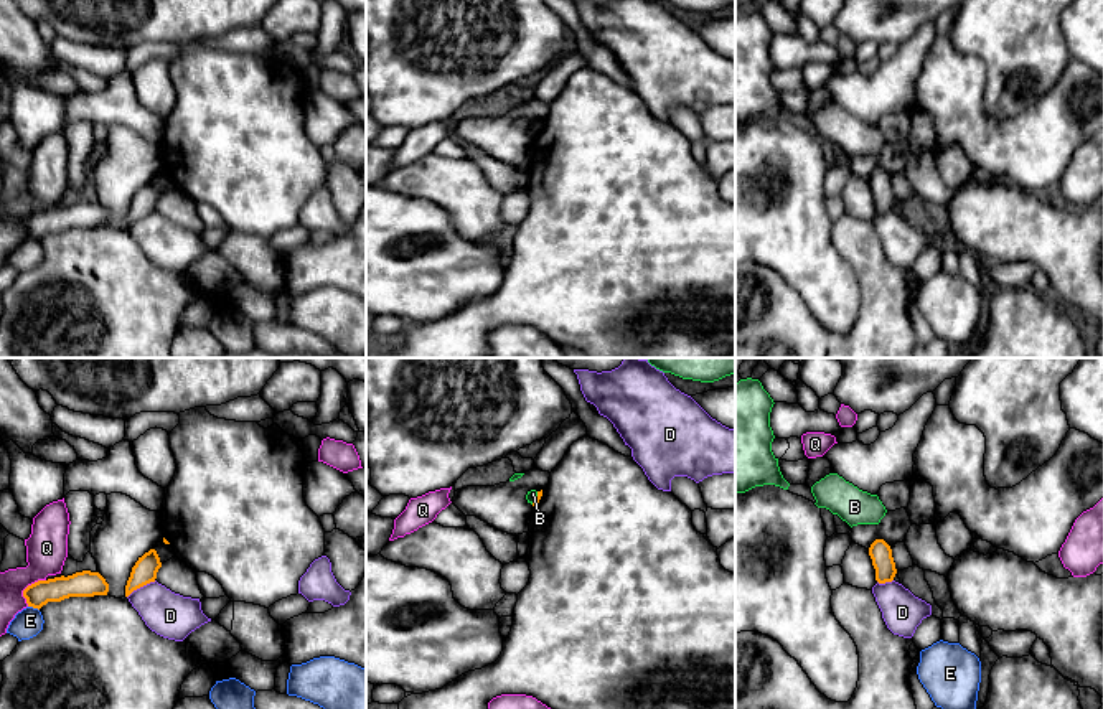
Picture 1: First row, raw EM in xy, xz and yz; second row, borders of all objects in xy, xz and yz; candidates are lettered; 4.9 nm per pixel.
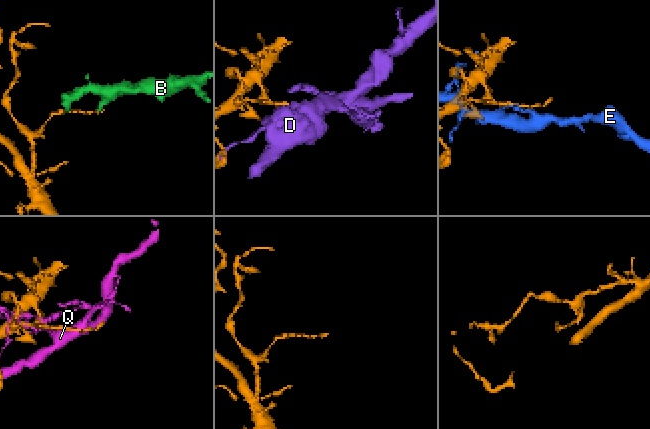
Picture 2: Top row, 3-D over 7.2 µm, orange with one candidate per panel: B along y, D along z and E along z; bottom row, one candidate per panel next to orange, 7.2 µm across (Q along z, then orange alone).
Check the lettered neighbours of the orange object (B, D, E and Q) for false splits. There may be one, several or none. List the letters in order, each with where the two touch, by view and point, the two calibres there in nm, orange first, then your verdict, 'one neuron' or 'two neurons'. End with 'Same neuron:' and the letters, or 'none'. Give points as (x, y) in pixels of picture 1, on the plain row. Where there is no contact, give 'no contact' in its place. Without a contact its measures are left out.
B: meets orange in xz at (535, 129); 30 nm thick on the orange side, 50 nm on the other; two neurons
D: meets orange in xy at (140, 216); 120 nm thick on the orange side, 220 nm on the other; two neurons
E: meets orange in xy at (33, 238); 120 nm thick on the orange side, 140 nm on the other; two neurons
Q: meets orange in xy at (27, 218); 120 nm thick on the orange side, 200 nm on the other; two neurons
Same neuron: none

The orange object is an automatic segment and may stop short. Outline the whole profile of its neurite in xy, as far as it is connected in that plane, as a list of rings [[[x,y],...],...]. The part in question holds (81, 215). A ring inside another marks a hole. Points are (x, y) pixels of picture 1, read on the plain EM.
[[[82,201],[73,206],[61,206],[38,211],[23,221],[28,237],[41,239],[48,232],[61,232],[69,228],[107,226],[109,214],[99,203]]]

